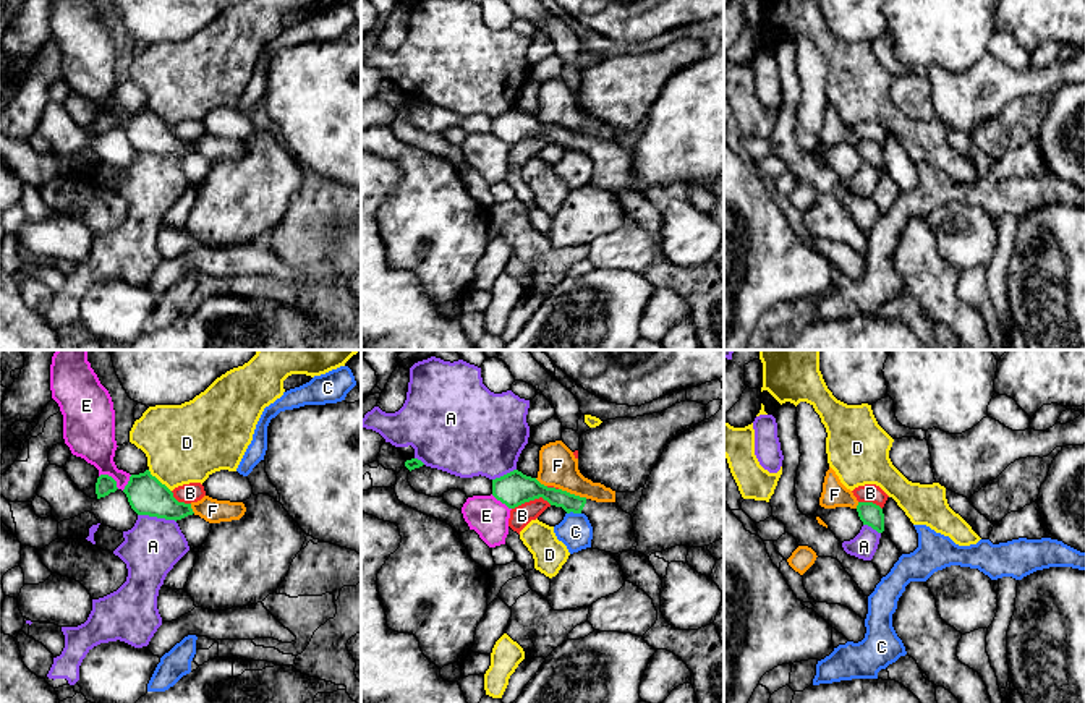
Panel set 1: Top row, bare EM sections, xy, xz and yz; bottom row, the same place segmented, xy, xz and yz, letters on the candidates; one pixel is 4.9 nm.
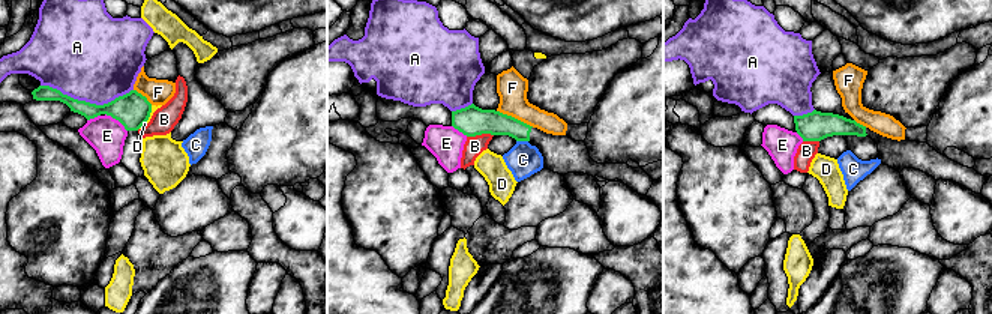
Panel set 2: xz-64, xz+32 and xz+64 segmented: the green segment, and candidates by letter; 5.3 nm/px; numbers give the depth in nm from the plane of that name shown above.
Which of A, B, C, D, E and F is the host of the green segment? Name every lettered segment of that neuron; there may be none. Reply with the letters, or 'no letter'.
no letter

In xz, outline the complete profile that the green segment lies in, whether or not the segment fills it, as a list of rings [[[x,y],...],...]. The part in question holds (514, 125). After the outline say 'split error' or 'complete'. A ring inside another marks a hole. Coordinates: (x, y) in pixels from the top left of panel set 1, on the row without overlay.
[[[518,107],[492,117],[492,133],[508,146],[542,134],[551,143],[562,144],[567,151],[585,151],[593,164],[593,186],[619,191],[635,188],[638,183],[633,156],[617,139],[596,139],[562,126],[547,125]]] | split error

